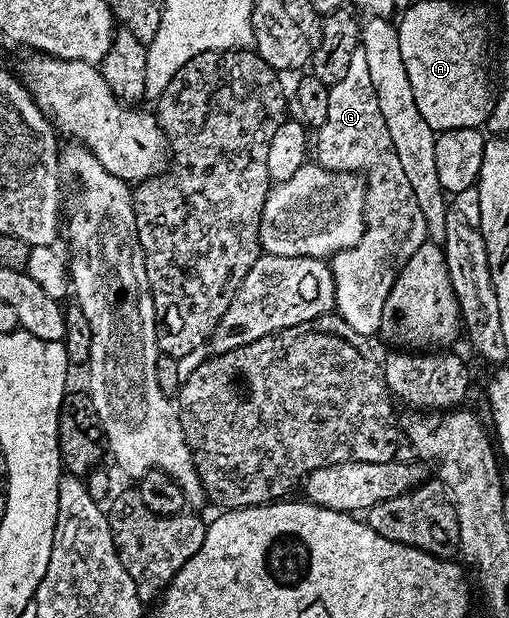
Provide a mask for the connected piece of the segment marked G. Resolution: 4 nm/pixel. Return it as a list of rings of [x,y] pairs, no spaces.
[[[358,49],[351,52],[351,61],[347,61],[347,69],[343,73],[343,77],[339,77],[339,81],[329,87],[329,96],[327,97],[327,115],[320,127],[316,128],[315,135],[317,135],[317,155],[315,155],[316,162],[321,166],[326,167],[328,171],[351,171],[361,176],[365,181],[365,228],[361,235],[355,241],[353,247],[348,247],[342,251],[336,251],[328,260],[329,272],[333,274],[333,306],[336,314],[341,314],[341,319],[354,331],[357,335],[373,335],[383,323],[384,304],[386,297],[389,295],[389,290],[393,288],[393,283],[397,279],[397,275],[401,272],[407,260],[412,257],[415,252],[425,242],[427,242],[427,224],[425,215],[421,211],[421,207],[417,204],[417,200],[413,198],[413,190],[409,182],[403,177],[403,167],[399,165],[399,159],[395,153],[395,147],[391,145],[391,135],[387,133],[387,125],[383,121],[383,117],[379,113],[379,101],[375,97],[375,85],[371,85],[371,79],[368,73],[367,57],[364,51]]]

